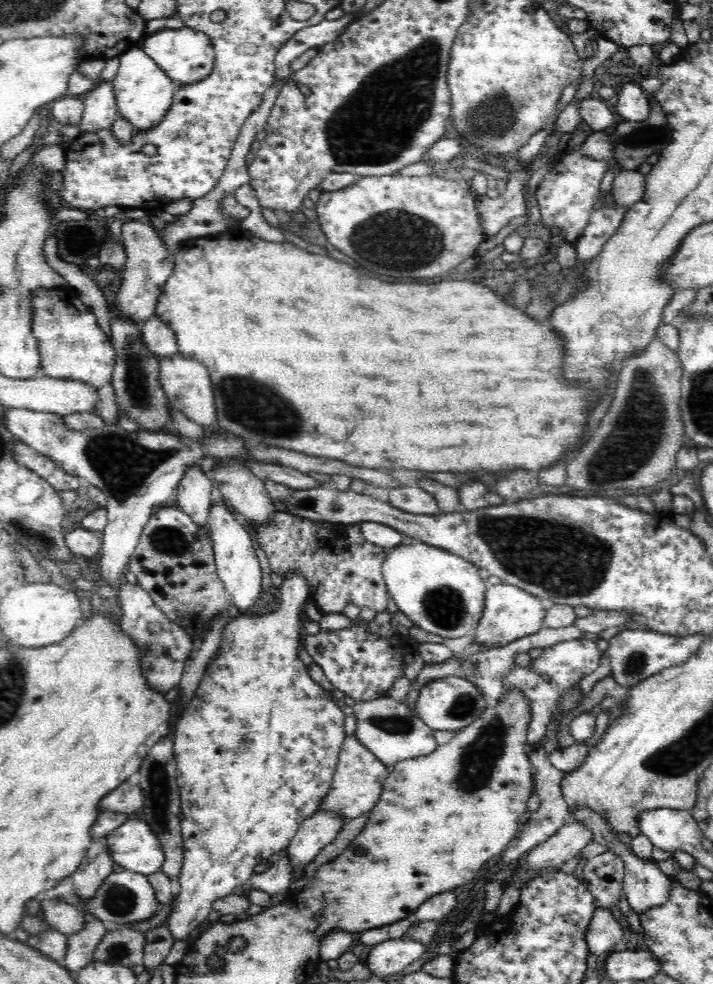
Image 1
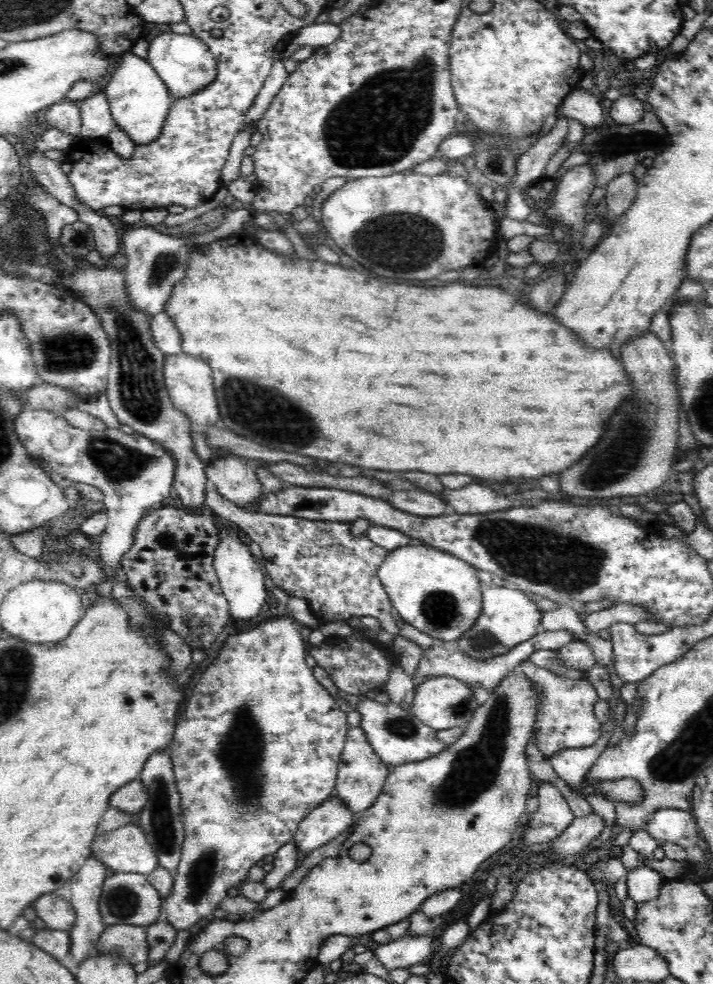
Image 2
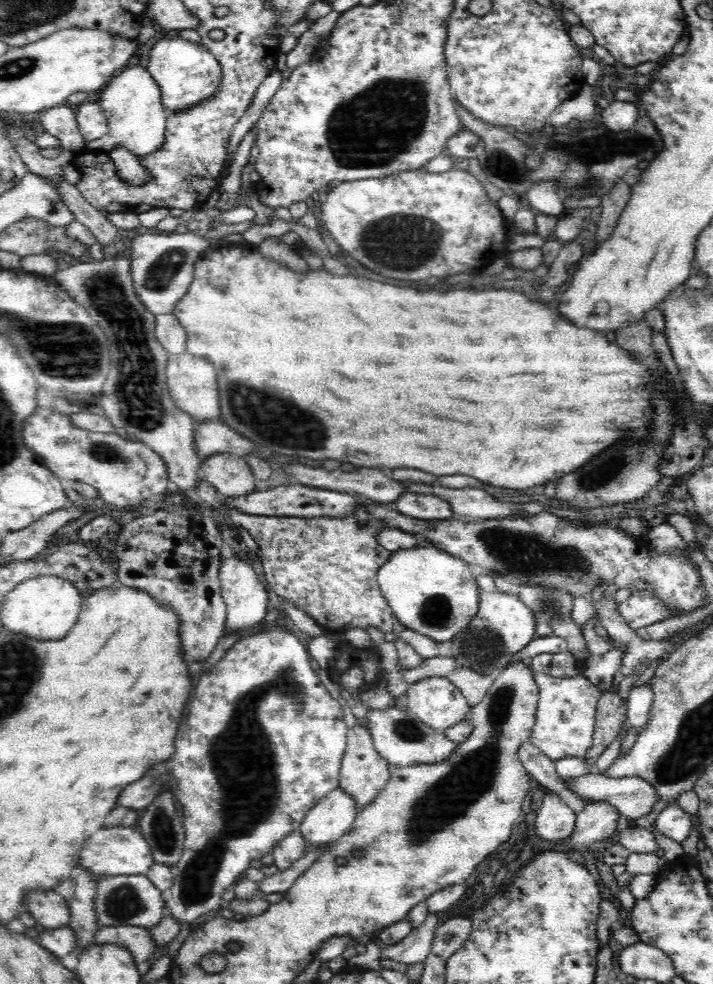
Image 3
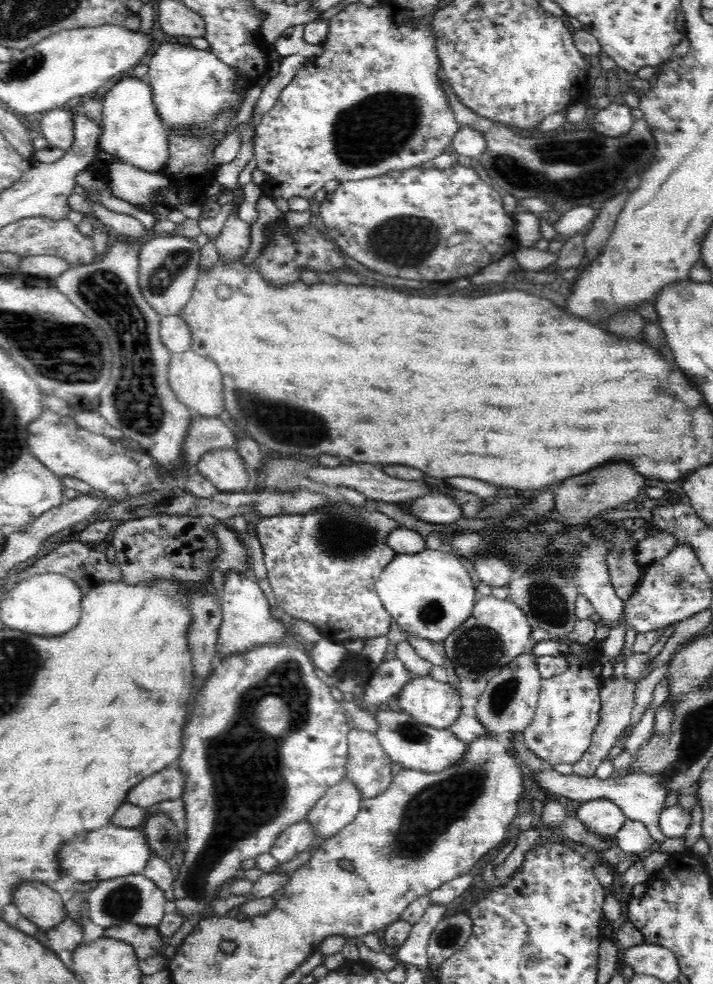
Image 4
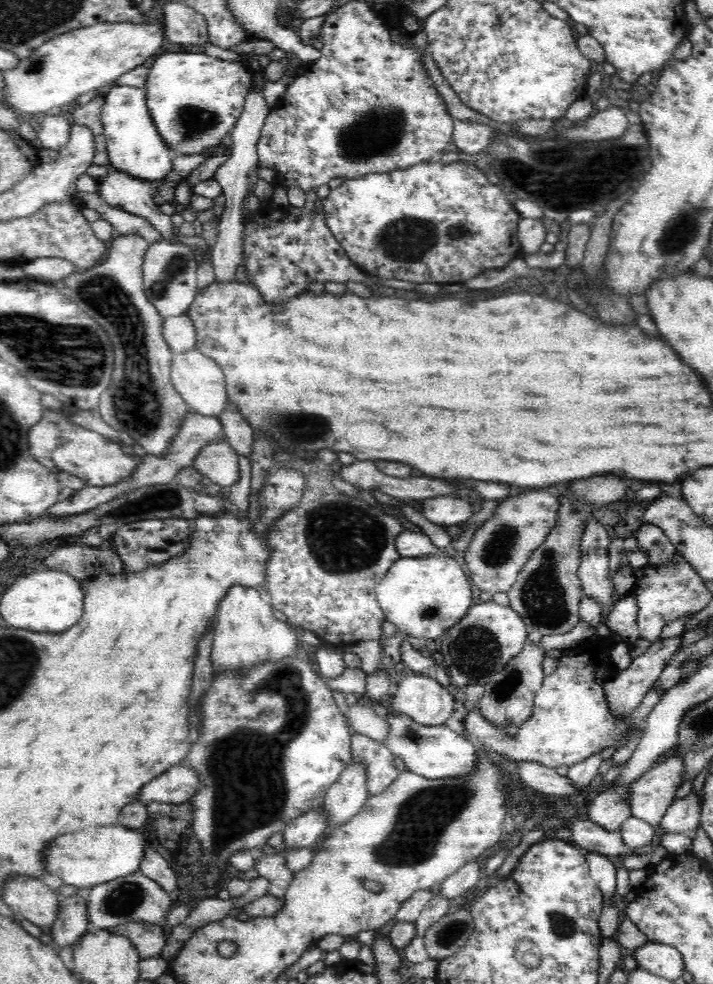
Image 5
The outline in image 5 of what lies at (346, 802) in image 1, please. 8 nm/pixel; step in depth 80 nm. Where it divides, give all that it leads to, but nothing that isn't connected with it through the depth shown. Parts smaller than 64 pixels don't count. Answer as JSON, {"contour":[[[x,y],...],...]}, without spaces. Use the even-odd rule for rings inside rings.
{"contour":[[[355,733],[351,736],[351,752],[355,762],[361,759],[365,764],[366,788],[370,795],[384,792],[400,774],[394,765],[394,755],[385,743]]]}

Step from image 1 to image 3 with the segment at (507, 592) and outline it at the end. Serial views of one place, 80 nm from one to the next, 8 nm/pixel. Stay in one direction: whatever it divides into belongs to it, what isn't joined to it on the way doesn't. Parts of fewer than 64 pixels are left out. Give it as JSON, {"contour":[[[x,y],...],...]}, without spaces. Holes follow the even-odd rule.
{"contour":[[[515,592],[480,593],[478,612],[470,625],[458,632],[451,641],[452,657],[456,664],[480,675],[492,675],[504,670],[518,651],[536,637],[536,617],[532,609]]]}

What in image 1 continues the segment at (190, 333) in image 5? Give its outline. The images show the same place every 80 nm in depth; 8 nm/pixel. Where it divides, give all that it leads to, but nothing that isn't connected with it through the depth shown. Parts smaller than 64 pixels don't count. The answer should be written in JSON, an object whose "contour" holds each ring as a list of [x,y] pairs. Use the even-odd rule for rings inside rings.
{"contour":[[[152,316],[142,324],[141,339],[158,358],[168,358],[179,353],[176,335],[157,316]]]}

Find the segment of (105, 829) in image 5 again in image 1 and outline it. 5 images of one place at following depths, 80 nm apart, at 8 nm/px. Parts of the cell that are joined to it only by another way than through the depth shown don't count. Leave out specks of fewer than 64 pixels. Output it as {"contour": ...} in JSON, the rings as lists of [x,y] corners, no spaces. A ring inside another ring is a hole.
{"contour":[[[142,818],[126,819],[105,840],[114,863],[124,870],[149,875],[163,868],[165,852],[158,836]]]}

